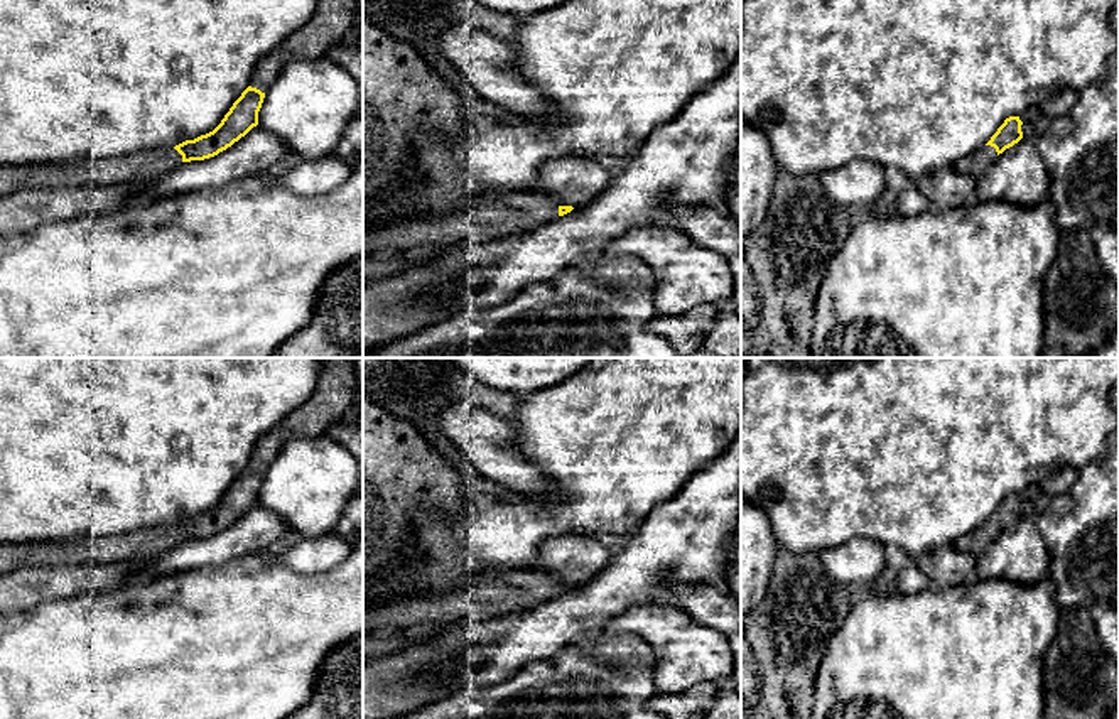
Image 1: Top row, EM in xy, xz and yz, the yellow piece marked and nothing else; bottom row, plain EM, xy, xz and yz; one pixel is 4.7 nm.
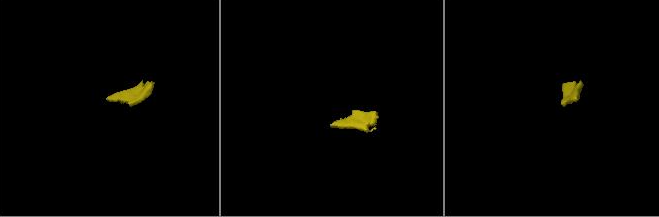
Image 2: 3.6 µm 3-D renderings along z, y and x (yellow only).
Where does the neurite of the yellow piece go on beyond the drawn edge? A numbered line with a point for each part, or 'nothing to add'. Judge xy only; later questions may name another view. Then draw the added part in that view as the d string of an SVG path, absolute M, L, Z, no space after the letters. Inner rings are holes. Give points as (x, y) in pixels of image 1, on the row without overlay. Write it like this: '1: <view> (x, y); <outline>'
1: xy (336, 390); M319 358L321 375L314 392L294 412L272 427L255 446L251 466L267 471L280 449L292 439L314 439L343 420L358 400L354 358Z
2: xy (132, 547); M174 525L61 542L0 543L0 576L22 567L116 565L145 562L182 542Z

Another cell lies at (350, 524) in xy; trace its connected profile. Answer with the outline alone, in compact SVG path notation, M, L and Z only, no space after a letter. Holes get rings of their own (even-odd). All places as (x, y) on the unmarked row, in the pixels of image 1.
M363 478L332 532L343 538L353 540L361 530L363 530Z

